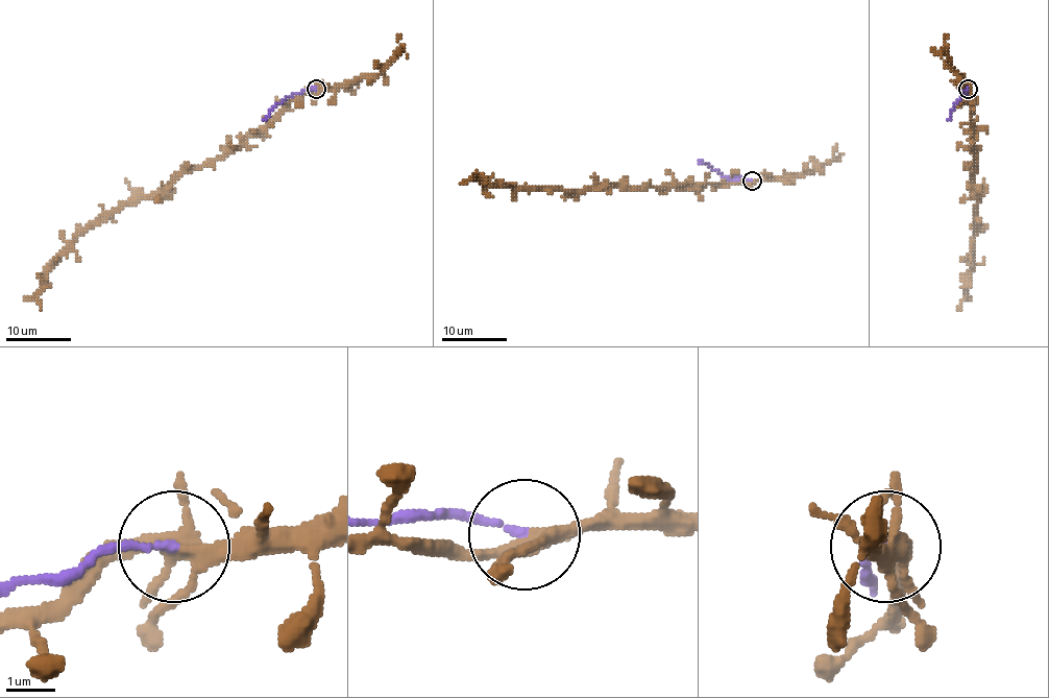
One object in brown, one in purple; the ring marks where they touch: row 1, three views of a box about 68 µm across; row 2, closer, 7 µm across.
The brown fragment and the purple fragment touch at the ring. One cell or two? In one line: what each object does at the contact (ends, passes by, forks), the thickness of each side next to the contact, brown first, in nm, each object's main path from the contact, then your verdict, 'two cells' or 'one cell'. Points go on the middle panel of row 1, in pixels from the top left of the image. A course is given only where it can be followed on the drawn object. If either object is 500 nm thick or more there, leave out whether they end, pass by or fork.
brown forks there; purple ends there; 320 nm thick on the brown side, 150 nm on the other; brown runs (752, 181), (703, 183), (693, 187), (605, 184), (574, 191), (488, 186), (472, 175), (477, 171); purple runs (752, 181), (727, 179), (708, 164), (698, 163); two cells

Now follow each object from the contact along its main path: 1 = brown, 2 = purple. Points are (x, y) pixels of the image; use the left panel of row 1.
1: (316, 90), (293, 97), (238, 147), (180, 170), (155, 193), (103, 212), (52, 265), (37, 297), (41, 310)
2: (316, 90), (291, 94), (262, 120)

